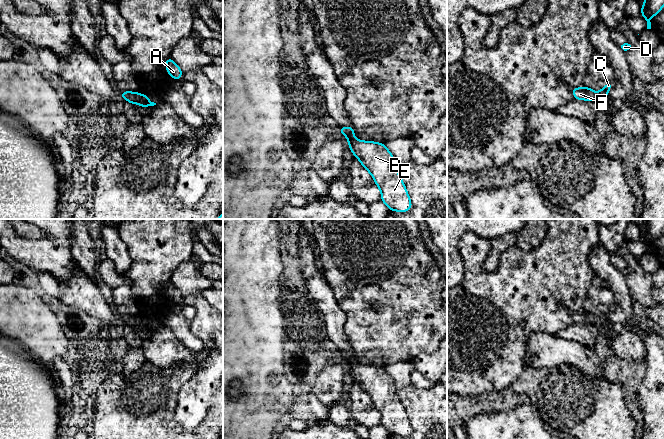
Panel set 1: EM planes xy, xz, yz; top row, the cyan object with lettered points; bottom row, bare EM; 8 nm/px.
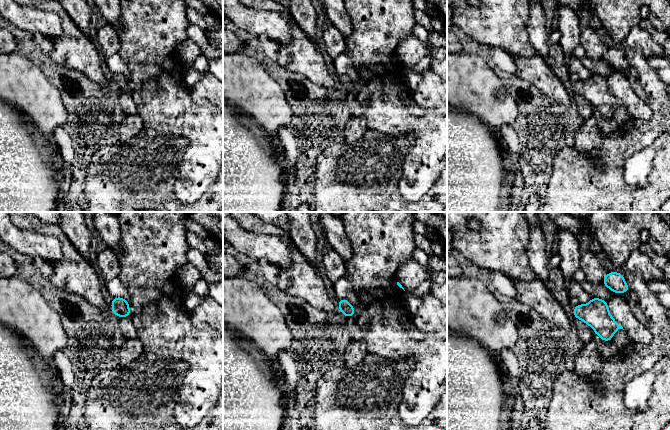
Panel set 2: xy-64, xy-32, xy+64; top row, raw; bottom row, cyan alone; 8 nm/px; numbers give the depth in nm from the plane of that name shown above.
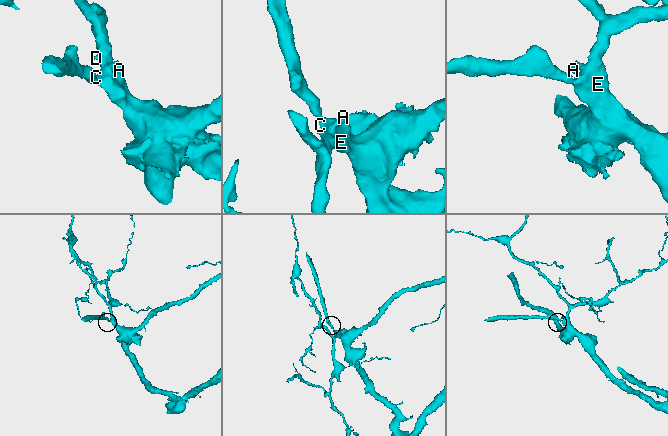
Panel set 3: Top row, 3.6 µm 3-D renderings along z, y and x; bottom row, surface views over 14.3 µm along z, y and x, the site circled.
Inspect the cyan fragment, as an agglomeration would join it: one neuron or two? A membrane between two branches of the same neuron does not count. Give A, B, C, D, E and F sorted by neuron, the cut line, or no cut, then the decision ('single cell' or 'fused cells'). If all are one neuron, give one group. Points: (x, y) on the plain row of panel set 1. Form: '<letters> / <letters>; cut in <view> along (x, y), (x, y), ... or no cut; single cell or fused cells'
A B C D E F; no cut; single cell

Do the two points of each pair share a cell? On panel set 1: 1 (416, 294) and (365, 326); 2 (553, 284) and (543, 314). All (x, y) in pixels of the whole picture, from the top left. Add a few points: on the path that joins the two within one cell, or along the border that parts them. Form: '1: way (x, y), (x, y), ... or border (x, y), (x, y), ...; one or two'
1: way (403, 305), (382, 324), (378, 324); one
2: way (550, 291), (548, 293), (548, 301), (543, 307); one

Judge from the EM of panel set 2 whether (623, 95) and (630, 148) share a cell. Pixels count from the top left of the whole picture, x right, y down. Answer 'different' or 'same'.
different

